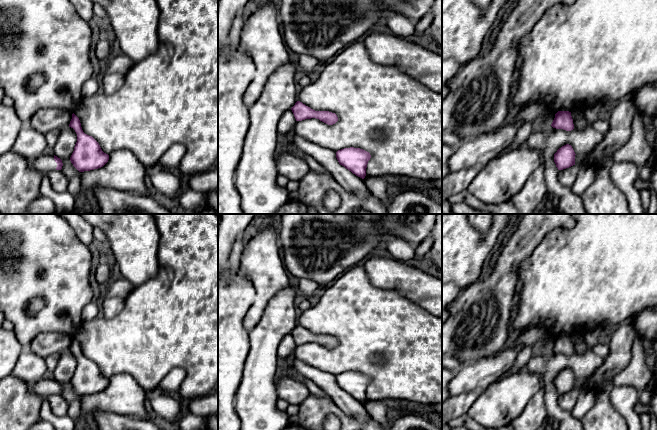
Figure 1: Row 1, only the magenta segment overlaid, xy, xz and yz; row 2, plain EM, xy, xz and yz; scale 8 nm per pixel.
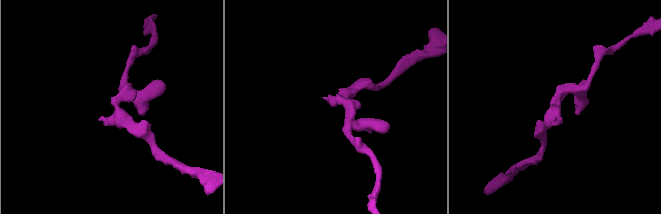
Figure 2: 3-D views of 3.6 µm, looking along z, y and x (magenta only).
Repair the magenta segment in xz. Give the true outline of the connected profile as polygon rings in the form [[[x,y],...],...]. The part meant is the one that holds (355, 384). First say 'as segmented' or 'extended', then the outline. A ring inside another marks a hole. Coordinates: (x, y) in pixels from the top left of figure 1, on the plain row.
as segmented; [[[344,372],[336,376],[336,382],[340,389],[351,395],[356,400],[364,403],[366,392],[371,382],[369,376],[360,372]]]

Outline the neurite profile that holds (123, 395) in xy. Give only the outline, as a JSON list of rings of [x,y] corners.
[[[127,373],[112,375],[103,391],[79,398],[83,414],[101,410],[153,421],[145,409],[145,391]]]

